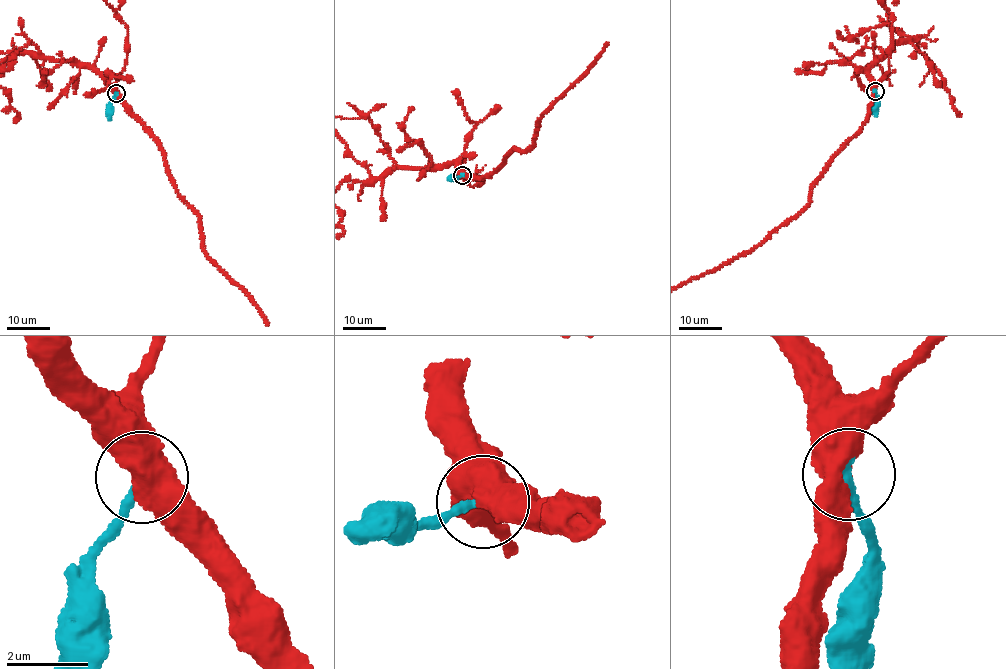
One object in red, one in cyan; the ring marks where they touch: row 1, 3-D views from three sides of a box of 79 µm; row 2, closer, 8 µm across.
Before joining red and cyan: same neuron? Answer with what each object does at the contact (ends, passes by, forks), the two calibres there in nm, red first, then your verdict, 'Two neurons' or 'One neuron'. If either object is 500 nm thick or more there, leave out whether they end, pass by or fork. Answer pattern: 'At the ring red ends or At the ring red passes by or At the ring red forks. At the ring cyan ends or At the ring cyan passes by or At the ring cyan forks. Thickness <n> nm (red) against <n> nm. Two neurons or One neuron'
Thickness 550 nm (red) against 280 nm. Two neurons

